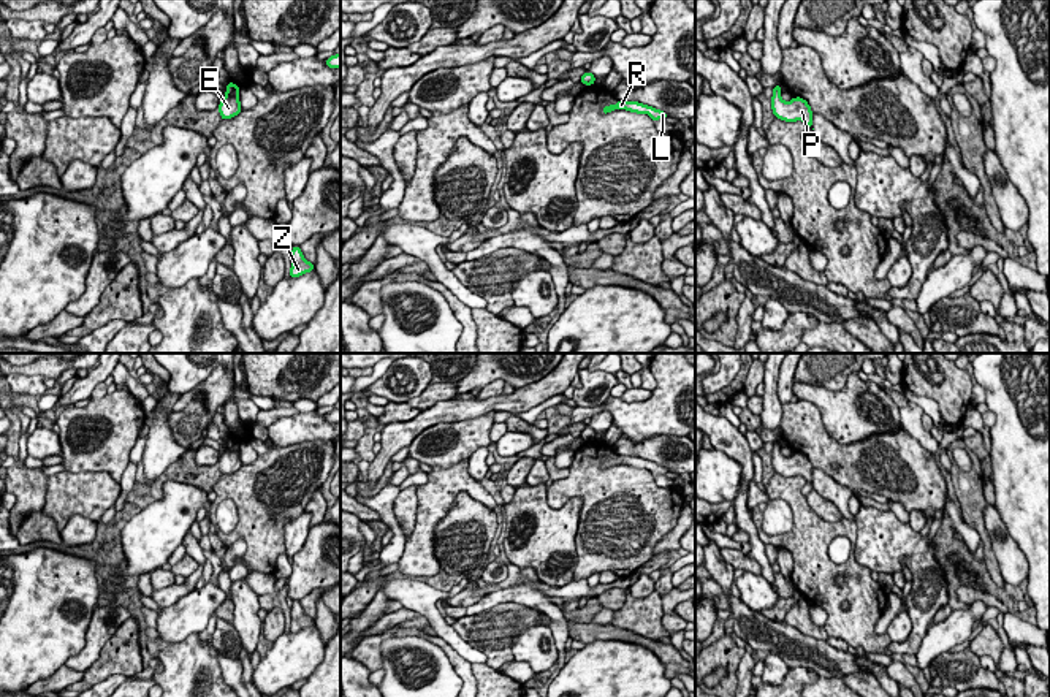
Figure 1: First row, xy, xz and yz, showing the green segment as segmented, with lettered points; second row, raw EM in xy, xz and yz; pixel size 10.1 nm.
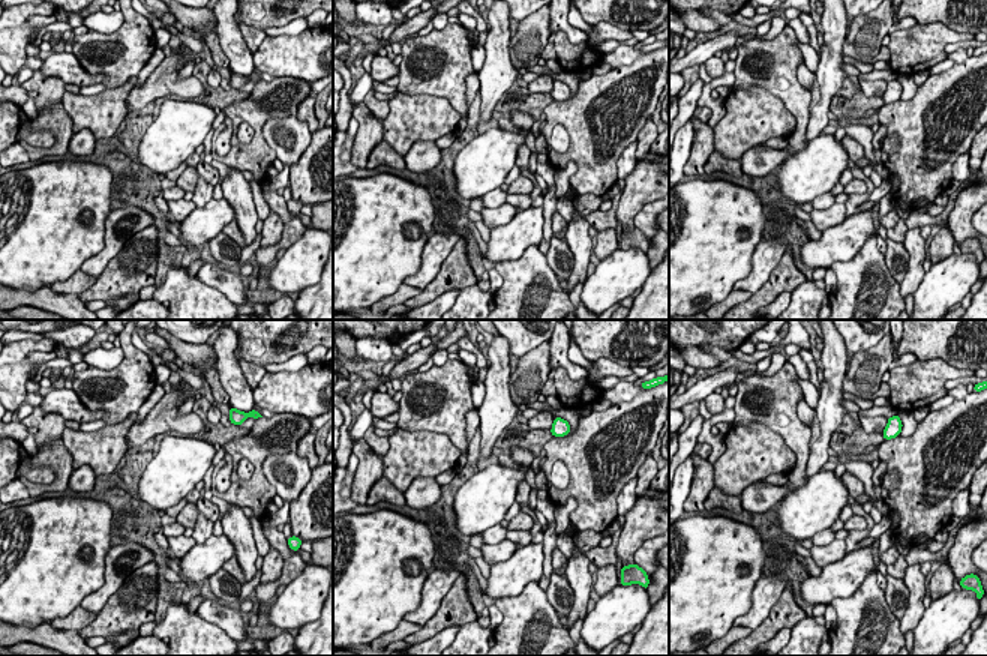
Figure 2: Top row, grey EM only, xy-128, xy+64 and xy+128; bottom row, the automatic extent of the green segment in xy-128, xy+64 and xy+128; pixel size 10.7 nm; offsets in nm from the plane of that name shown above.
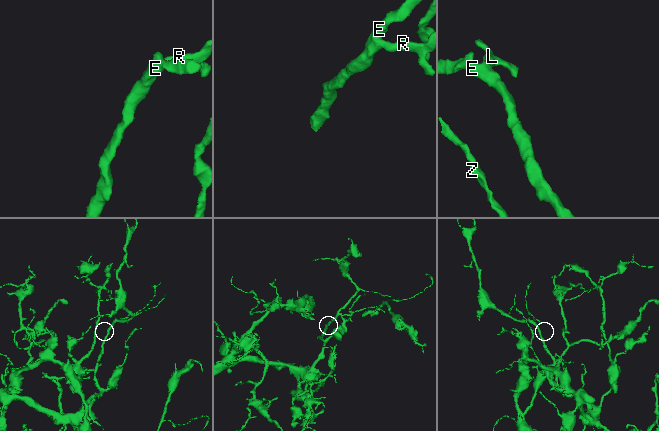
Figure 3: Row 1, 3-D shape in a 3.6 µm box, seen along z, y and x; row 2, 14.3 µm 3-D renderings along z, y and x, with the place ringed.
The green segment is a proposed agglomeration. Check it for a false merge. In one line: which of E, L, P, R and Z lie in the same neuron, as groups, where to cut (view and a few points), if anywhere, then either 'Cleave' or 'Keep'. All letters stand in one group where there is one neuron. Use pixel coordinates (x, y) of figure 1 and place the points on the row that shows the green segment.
Groups: E L P R Z. No split. Keep

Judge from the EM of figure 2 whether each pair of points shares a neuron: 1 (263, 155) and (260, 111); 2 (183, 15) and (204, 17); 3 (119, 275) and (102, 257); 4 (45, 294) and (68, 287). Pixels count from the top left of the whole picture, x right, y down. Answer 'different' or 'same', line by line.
1: same
2: same
3: different
4: different

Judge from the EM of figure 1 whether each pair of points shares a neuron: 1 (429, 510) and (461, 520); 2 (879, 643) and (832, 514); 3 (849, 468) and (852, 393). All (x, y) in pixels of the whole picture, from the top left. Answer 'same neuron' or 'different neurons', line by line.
1: different neurons
2: different neurons
3: different neurons

